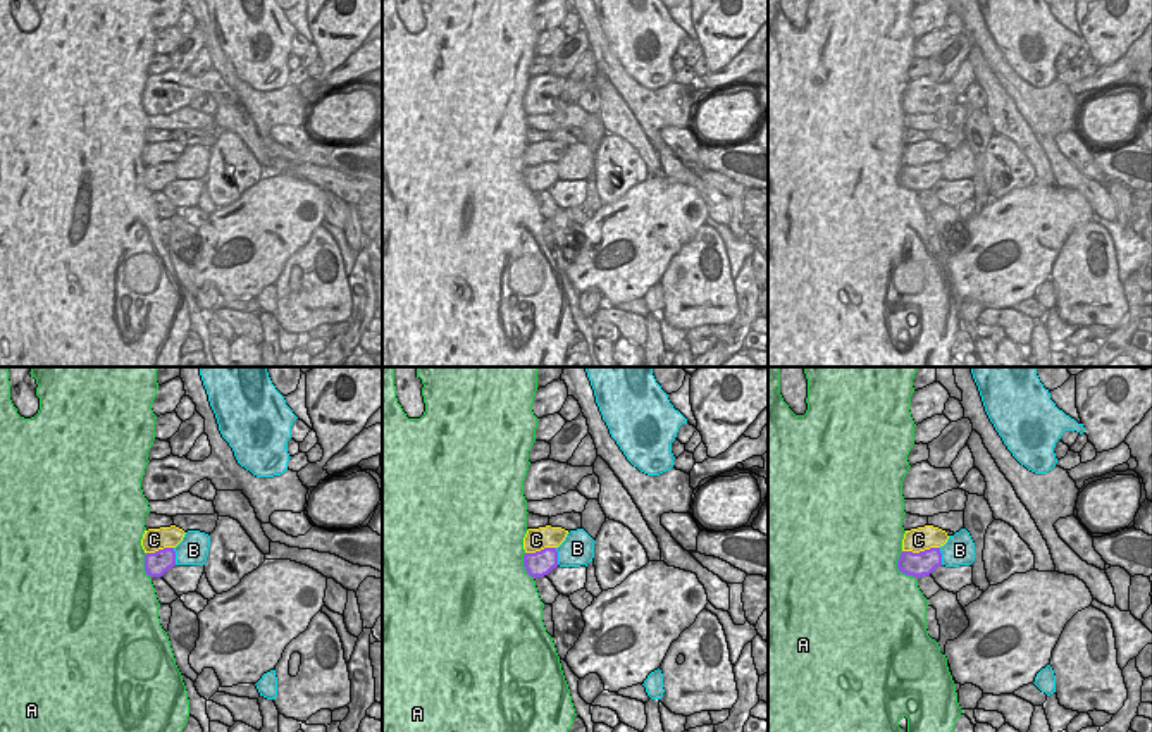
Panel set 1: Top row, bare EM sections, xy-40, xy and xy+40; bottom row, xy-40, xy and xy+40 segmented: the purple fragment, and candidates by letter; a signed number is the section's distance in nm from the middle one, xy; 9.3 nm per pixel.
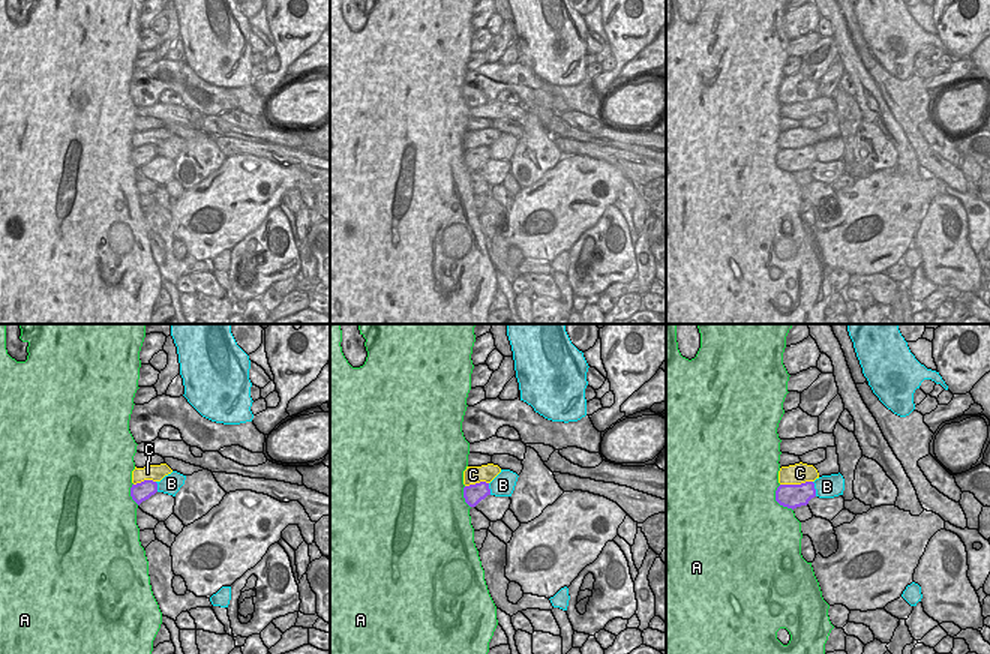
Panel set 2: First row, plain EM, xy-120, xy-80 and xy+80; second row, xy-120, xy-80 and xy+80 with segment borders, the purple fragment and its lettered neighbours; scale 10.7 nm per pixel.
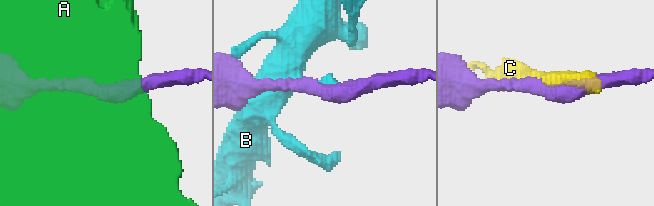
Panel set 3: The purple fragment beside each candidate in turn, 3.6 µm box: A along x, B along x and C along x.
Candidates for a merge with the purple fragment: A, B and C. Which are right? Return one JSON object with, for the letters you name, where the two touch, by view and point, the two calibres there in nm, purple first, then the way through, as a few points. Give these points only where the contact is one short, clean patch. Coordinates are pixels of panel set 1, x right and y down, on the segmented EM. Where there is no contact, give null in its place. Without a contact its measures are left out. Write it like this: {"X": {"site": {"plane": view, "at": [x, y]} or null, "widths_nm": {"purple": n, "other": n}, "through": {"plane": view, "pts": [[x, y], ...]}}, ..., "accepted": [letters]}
{"accepted": []}

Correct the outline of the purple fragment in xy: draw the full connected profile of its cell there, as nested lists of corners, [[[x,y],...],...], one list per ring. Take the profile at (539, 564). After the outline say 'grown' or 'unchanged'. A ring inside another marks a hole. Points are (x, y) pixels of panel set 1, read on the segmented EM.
[[[544,548],[536,553],[523,555],[523,567],[530,577],[544,577],[553,568],[558,567],[558,551],[556,548]]] | unchanged

